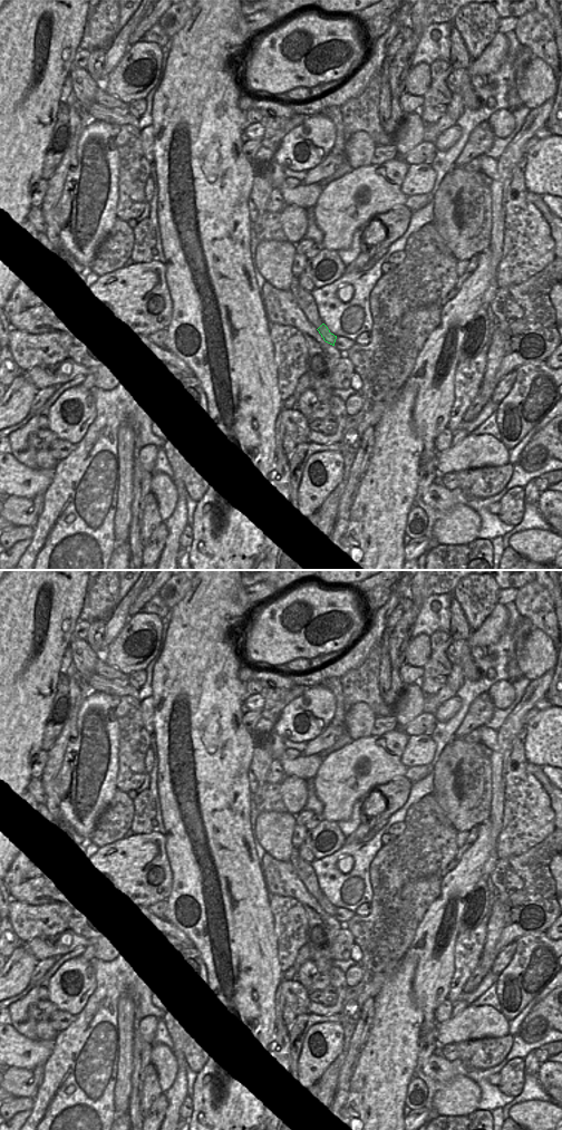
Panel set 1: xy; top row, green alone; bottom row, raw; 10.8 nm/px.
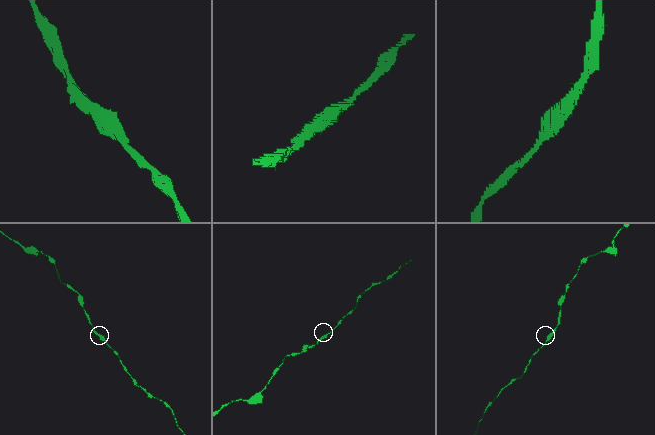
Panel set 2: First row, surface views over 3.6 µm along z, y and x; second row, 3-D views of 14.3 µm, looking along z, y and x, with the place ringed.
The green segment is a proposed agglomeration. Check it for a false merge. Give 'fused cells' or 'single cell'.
single cell

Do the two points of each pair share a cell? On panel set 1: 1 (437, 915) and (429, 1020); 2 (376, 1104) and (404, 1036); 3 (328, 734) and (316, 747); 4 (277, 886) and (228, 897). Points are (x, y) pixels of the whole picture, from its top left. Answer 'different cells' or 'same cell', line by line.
1: same cell
2: same cell
3: same cell
4: different cells

